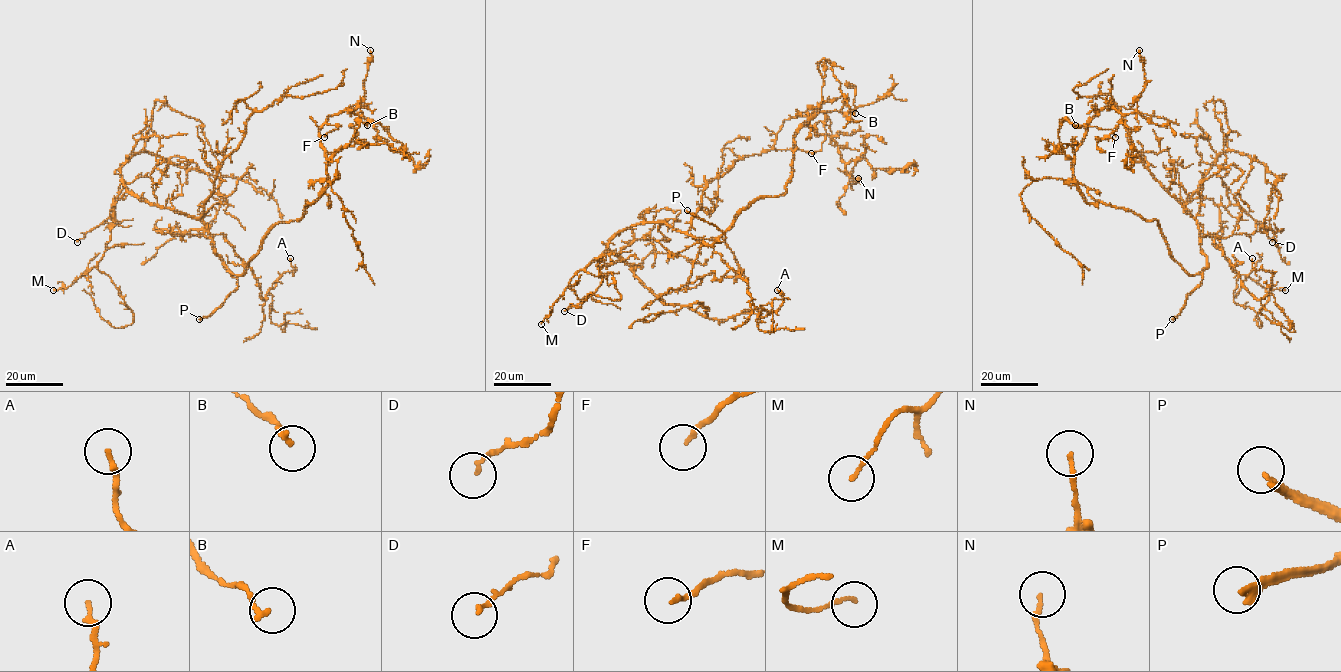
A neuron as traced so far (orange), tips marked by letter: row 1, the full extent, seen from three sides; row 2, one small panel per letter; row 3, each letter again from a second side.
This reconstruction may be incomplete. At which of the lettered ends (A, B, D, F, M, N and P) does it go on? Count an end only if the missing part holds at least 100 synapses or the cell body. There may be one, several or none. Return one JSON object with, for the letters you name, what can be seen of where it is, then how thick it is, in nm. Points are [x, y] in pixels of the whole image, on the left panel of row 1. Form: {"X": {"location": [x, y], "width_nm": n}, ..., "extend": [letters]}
{"P": {"location": [199, 319], "width_nm": 260}, "extend": ["P"]}

